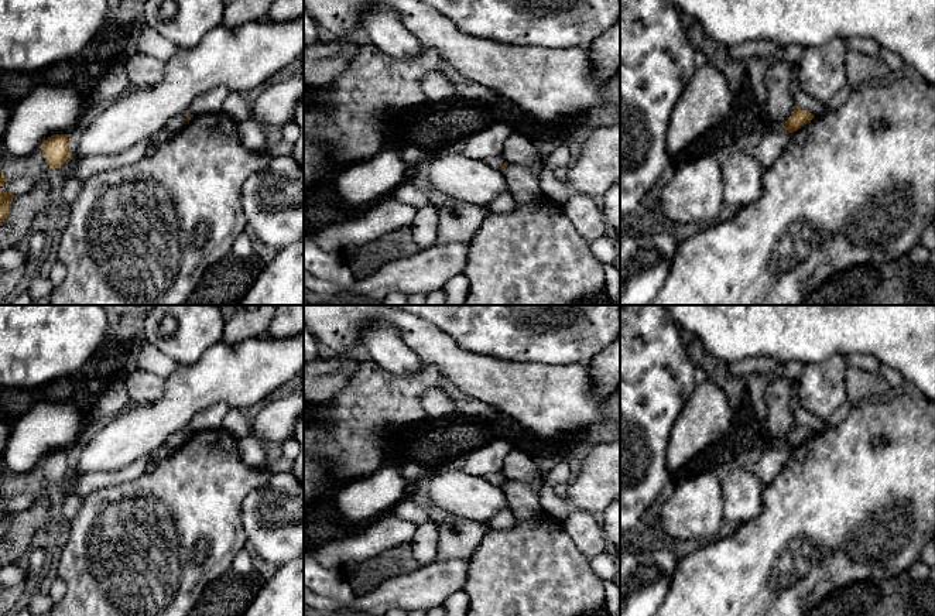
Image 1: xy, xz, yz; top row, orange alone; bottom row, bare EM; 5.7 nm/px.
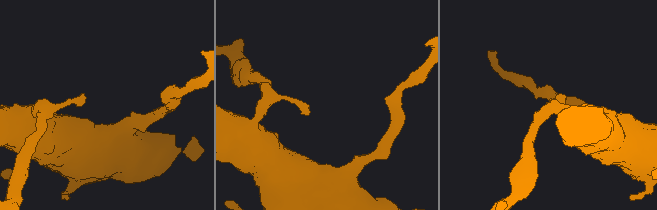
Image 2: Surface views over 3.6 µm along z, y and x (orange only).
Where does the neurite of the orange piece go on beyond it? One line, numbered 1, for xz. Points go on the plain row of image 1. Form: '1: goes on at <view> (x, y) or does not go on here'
1: does not go on here

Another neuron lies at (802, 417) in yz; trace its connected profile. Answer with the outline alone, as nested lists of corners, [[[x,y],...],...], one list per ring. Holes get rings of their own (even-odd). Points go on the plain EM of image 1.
[[[799,408],[795,413],[795,421],[798,424],[812,430],[814,432],[822,431],[822,428],[825,425],[825,420],[823,418],[812,415],[808,411],[805,411],[804,408]]]

